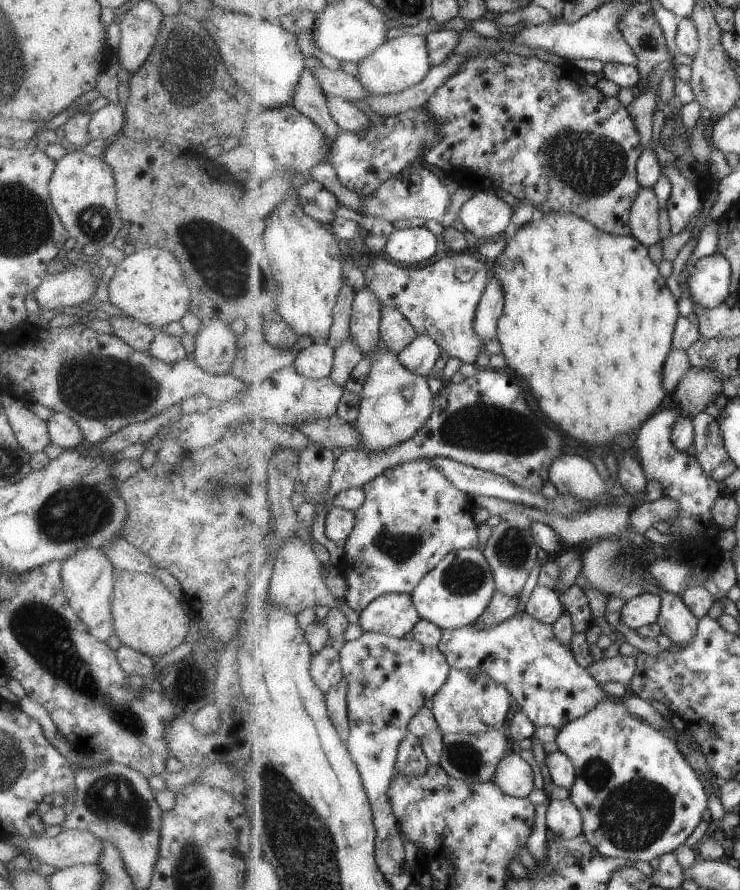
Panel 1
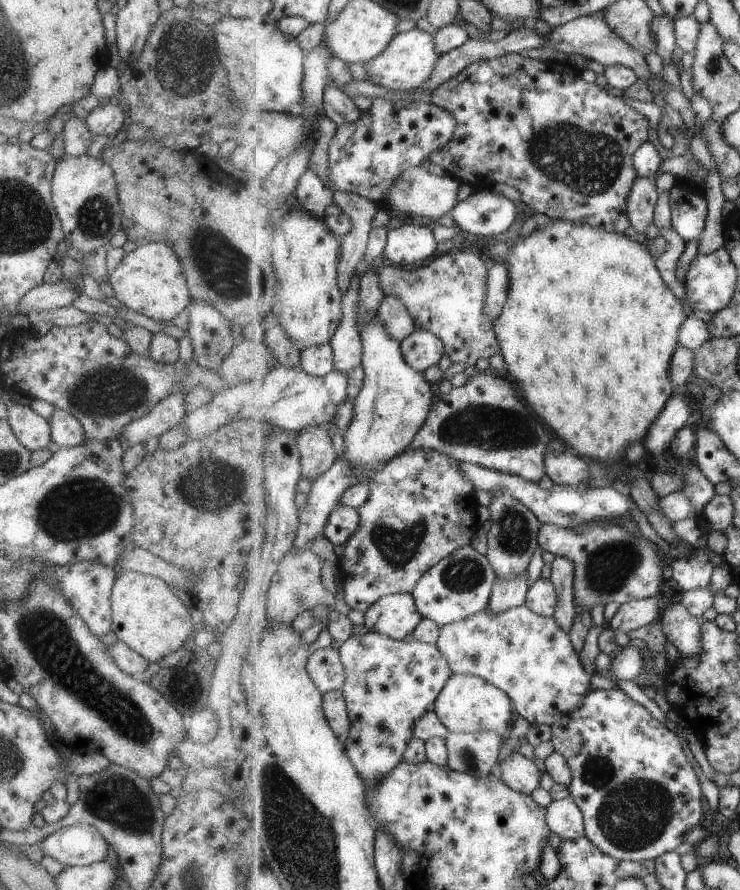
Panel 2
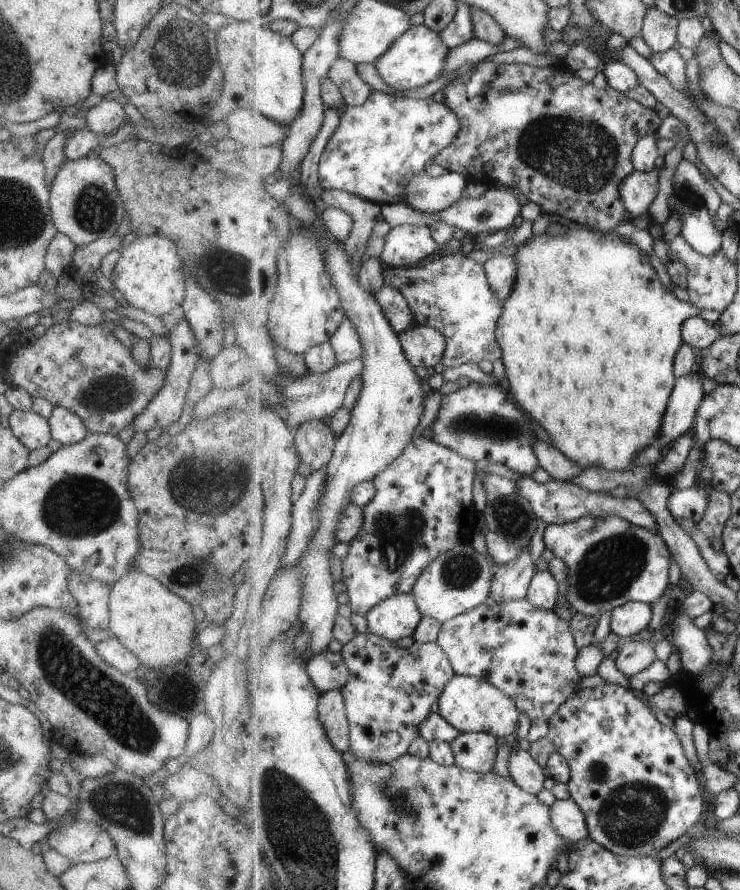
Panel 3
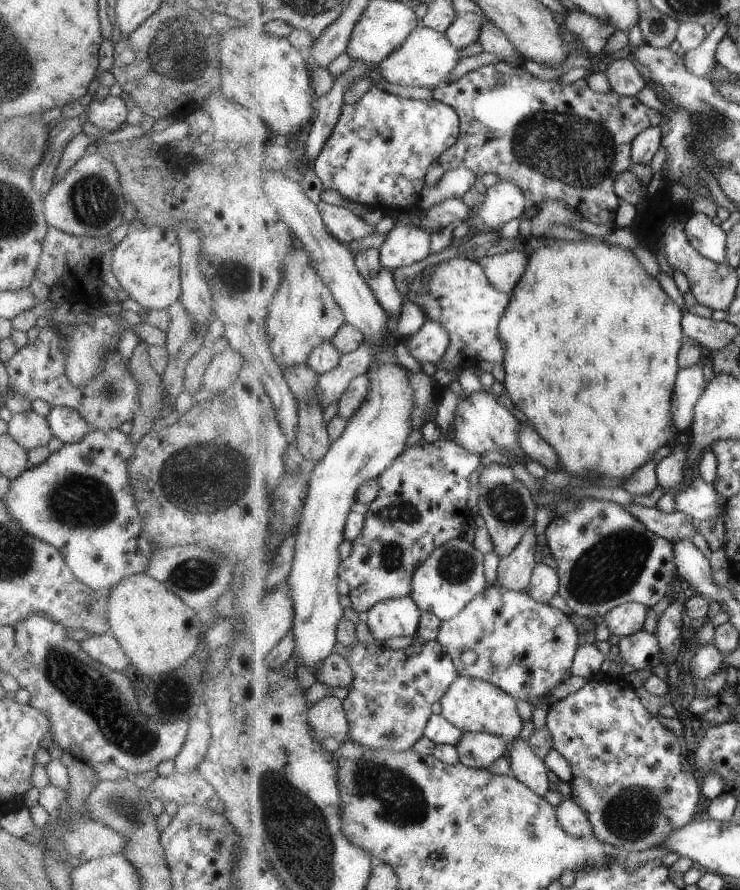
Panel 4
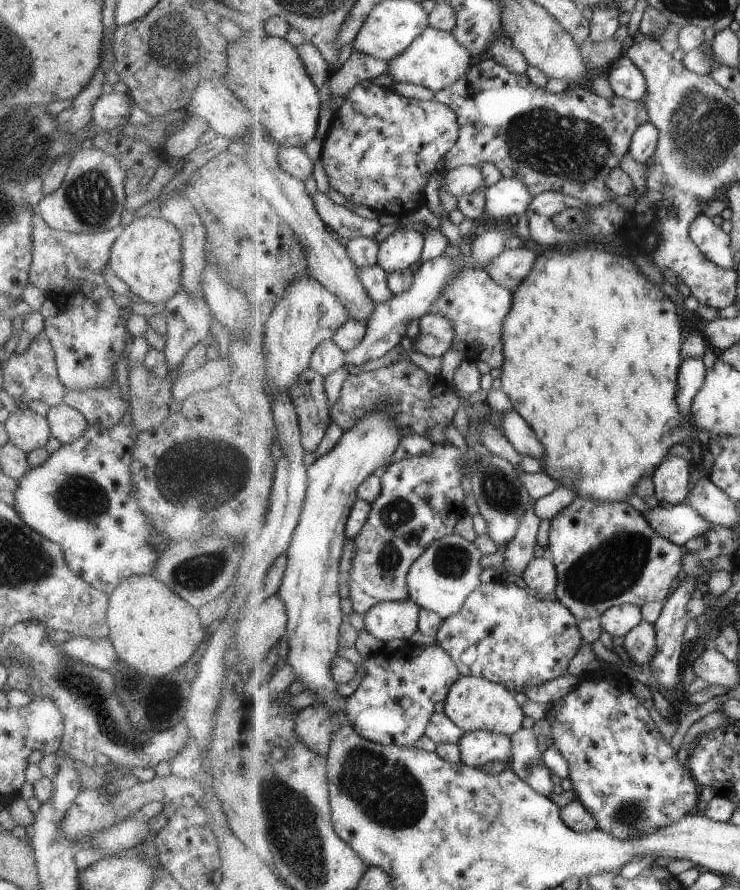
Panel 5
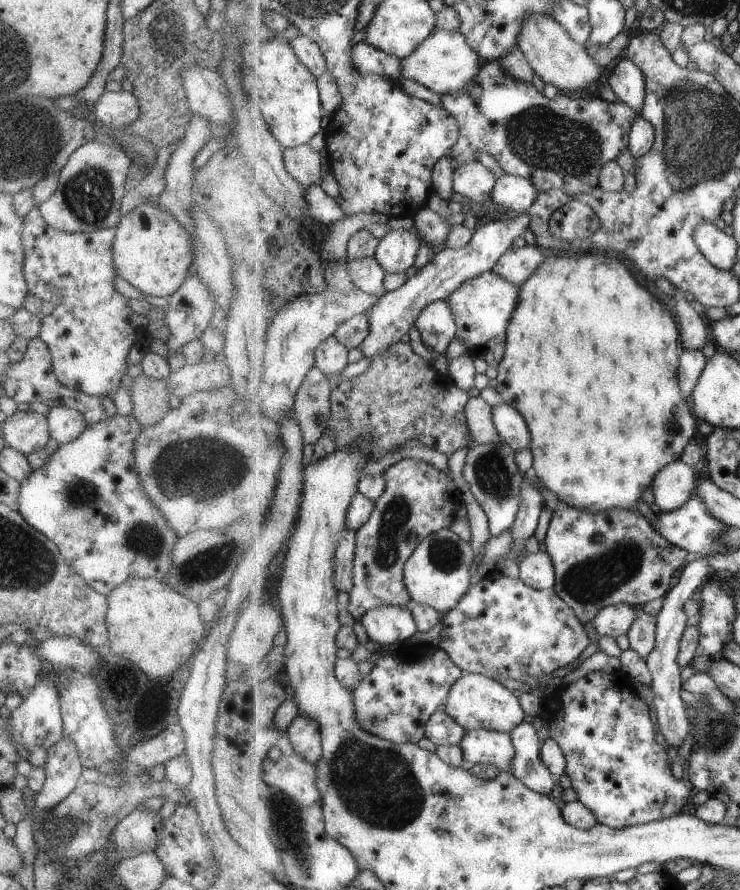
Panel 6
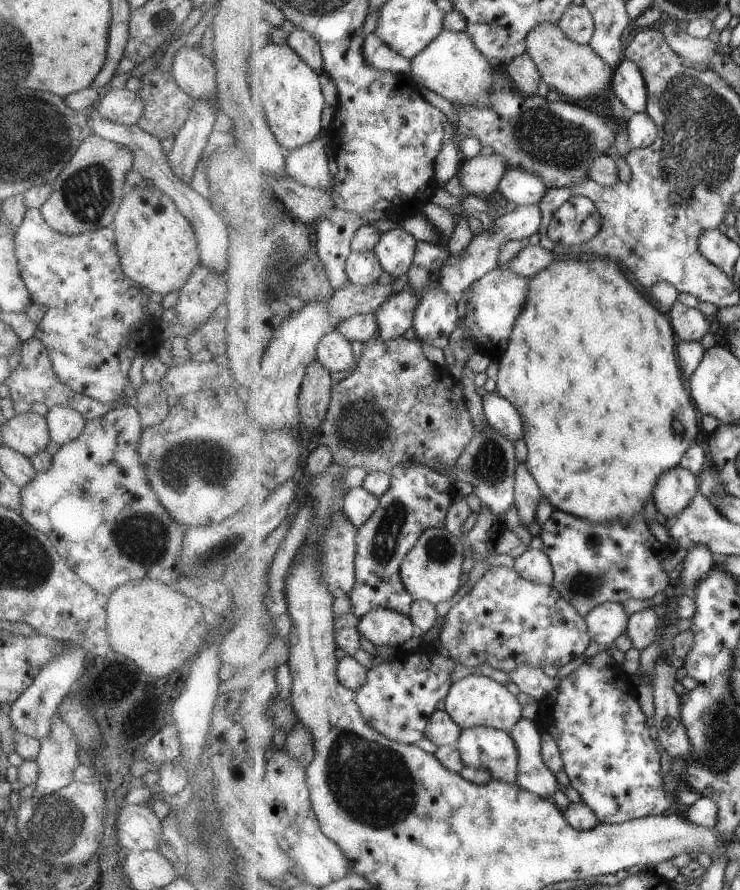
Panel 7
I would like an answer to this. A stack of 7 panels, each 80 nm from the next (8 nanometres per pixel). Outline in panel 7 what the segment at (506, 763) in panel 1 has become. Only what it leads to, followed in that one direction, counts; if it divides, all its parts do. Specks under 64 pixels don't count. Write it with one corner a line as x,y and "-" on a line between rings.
522,718
510,733
520,756
519,784
537,796
551,798
559,790
559,780
543,758
540,724

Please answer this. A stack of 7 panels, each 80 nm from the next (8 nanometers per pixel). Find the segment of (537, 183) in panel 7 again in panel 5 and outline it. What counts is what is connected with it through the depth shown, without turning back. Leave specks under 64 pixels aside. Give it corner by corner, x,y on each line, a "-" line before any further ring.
502,177
486,190
485,198
483,217
506,220
526,212
534,196
529,187
519,179

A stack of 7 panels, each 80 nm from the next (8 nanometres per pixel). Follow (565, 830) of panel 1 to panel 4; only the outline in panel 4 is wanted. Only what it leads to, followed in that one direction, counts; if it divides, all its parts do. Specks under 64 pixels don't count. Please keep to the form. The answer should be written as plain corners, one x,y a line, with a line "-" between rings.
570,795
557,806
559,824
573,836
591,837
594,834
593,823
580,804

